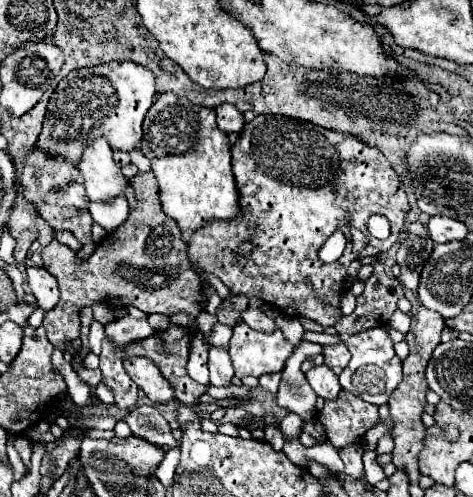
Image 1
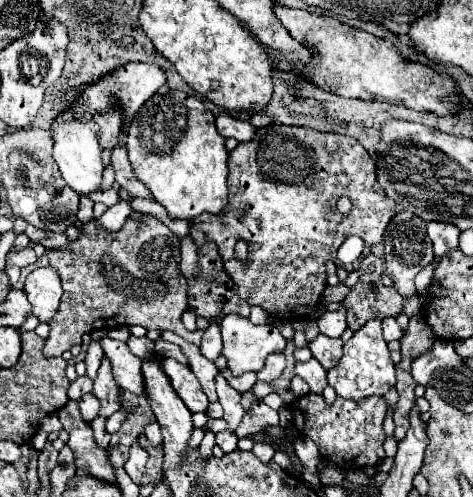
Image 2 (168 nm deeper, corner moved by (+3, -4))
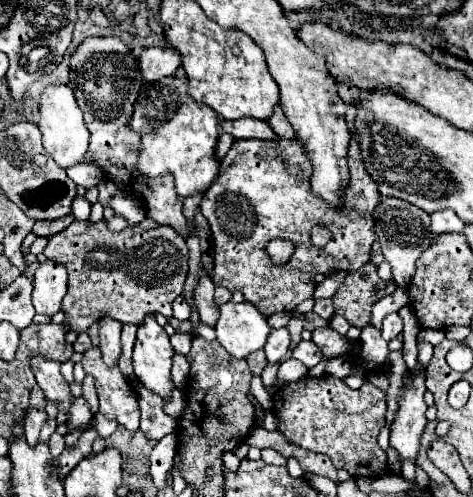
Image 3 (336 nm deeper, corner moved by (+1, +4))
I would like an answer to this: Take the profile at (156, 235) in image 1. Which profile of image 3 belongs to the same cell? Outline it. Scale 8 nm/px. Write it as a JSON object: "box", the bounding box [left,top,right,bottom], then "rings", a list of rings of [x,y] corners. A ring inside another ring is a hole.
{"box":[44,218,188,334],"rings":[[[146,218],[140,224],[128,226],[122,232],[112,232],[104,220],[100,222],[80,222],[74,220],[66,230],[48,238],[48,246],[44,248],[46,258],[58,260],[68,270],[68,292],[62,300],[62,312],[66,314],[64,324],[82,334],[88,330],[92,322],[98,322],[102,316],[110,316],[122,324],[140,324],[146,314],[160,312],[168,320],[172,320],[172,302],[182,294],[184,280],[188,276],[188,246],[186,240],[172,228],[156,224]]]}

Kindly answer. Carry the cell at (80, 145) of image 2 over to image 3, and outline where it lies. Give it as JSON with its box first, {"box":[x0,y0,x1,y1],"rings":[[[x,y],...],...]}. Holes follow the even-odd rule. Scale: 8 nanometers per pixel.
{"box":[38,84,90,170],"rings":[[[52,84],[44,90],[44,94],[40,98],[40,122],[38,122],[38,126],[42,130],[42,144],[44,144],[46,152],[54,158],[54,162],[60,168],[68,170],[68,168],[84,162],[84,156],[88,152],[90,132],[86,130],[86,122],[84,122],[80,106],[76,104],[74,92],[68,86]]]}

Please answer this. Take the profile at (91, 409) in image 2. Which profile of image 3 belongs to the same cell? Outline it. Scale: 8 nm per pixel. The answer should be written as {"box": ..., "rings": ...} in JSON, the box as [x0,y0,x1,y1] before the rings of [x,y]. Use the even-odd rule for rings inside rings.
{"box":[66,398,92,432],"rings":[[[76,398],[74,400],[74,408],[70,410],[70,420],[66,422],[68,426],[68,432],[74,430],[74,428],[84,428],[88,422],[90,422],[92,414],[90,414],[90,406],[88,406],[88,400],[86,398]]]}

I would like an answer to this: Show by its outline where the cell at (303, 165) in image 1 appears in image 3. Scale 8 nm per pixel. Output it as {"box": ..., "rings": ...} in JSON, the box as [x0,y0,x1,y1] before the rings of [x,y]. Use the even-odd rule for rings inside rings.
{"box":[200,134,382,316],"rings":[[[352,134],[352,138],[350,138],[348,166],[350,166],[350,186],[342,192],[342,206],[330,206],[328,202],[324,202],[324,200],[320,200],[318,196],[314,196],[314,192],[312,192],[312,188],[310,188],[312,164],[310,164],[310,158],[308,158],[306,148],[302,146],[302,140],[298,140],[298,138],[290,138],[290,140],[286,140],[286,138],[276,138],[276,140],[234,140],[232,148],[228,150],[228,154],[226,154],[226,156],[222,158],[222,162],[220,162],[222,174],[218,176],[218,180],[214,180],[214,184],[210,186],[210,192],[206,192],[206,196],[202,196],[202,204],[200,204],[200,212],[208,218],[210,230],[212,230],[212,238],[214,238],[214,274],[212,274],[212,282],[214,282],[216,286],[224,286],[224,288],[228,288],[228,290],[240,290],[240,292],[246,296],[248,302],[252,302],[264,316],[268,316],[268,314],[274,314],[274,312],[292,312],[302,300],[312,298],[314,288],[316,288],[316,282],[314,282],[316,274],[330,272],[330,270],[348,272],[359,270],[362,264],[366,264],[366,262],[370,260],[370,246],[372,246],[372,242],[376,240],[372,212],[374,212],[374,208],[382,202],[382,196],[380,196],[380,192],[378,192],[378,184],[374,184],[372,176],[370,176],[370,174],[366,172],[366,168],[364,168],[364,162],[362,162],[362,156],[360,156],[360,140],[358,140],[356,134]],[[316,224],[322,224],[322,226],[326,226],[326,228],[332,232],[332,240],[330,240],[324,248],[318,248],[318,246],[314,246],[314,244],[310,242],[310,232],[312,232],[312,228],[314,228]],[[276,238],[290,240],[290,242],[294,244],[294,254],[292,254],[292,258],[290,258],[286,264],[282,264],[282,266],[272,264],[272,260],[270,260],[270,256],[268,256],[268,252],[266,252],[268,242],[270,242],[270,240],[276,240]]]}

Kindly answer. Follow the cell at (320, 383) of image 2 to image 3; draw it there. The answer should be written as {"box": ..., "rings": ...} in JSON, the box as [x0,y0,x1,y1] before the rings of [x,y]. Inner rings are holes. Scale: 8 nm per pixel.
{"box":[294,340,324,368],"rings":[[[304,340],[294,348],[294,358],[300,360],[306,368],[314,368],[324,360],[320,354],[320,348],[314,342],[304,342]]]}

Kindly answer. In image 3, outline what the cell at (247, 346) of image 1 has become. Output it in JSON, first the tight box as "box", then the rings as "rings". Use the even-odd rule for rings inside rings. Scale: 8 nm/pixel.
{"box":[216,302,270,360],"rings":[[[226,302],[220,306],[216,336],[222,348],[234,358],[244,360],[252,352],[262,350],[270,332],[268,320],[250,302]]]}

